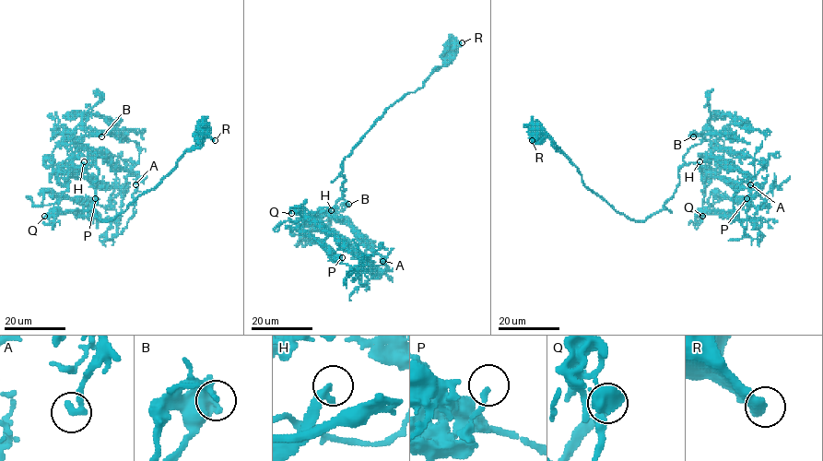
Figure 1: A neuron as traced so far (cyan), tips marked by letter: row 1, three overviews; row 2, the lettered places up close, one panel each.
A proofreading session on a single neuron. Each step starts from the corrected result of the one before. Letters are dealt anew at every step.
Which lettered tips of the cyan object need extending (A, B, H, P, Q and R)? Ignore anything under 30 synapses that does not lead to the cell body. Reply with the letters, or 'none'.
none

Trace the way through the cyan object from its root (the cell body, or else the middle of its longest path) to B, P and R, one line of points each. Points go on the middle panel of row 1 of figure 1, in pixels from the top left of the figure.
B: (448, 48), (443, 65), (345, 159), (335, 205), (308, 221), (319, 217), (322, 224), (348, 204)
P: (448, 48), (443, 65), (394, 101), (345, 159), (345, 190), (318, 219), (369, 267), (358, 275), (342, 257)
R: (448, 48), (462, 42)

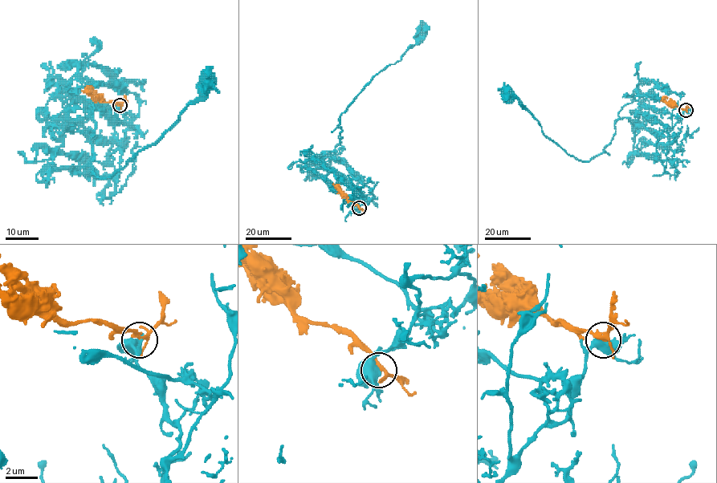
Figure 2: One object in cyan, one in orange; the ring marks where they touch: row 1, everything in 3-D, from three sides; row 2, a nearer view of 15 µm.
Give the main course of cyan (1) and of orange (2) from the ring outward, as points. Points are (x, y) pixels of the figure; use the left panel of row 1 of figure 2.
1: (120, 106), (132, 120), (75, 101), (55, 118), (95, 122), (91, 163), (100, 178), (152, 145), (205, 80)
2: (120, 105), (97, 100), (87, 91), (91, 89)

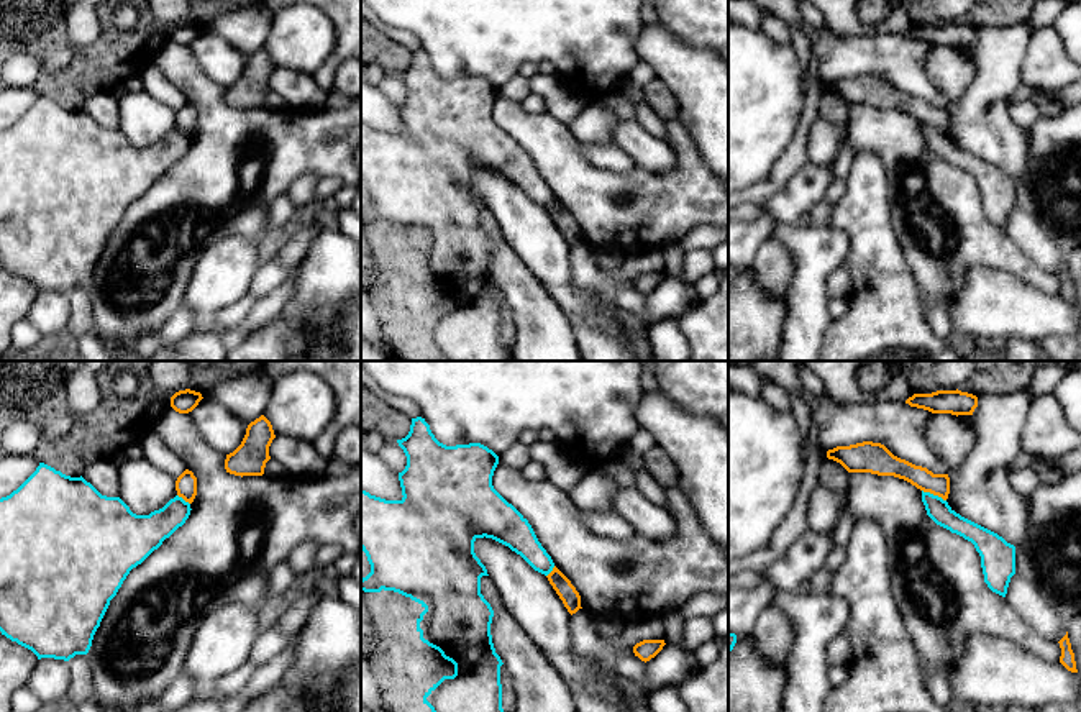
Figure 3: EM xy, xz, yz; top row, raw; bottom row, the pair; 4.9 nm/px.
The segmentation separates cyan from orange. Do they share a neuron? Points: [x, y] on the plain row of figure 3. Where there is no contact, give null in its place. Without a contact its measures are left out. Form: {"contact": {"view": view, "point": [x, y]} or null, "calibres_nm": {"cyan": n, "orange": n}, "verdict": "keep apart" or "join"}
{"contact": {"view": "yz", "point": [932, 127]}, "calibres_nm": {"cyan": 110, "orange": 110}, "verdict": "join"}

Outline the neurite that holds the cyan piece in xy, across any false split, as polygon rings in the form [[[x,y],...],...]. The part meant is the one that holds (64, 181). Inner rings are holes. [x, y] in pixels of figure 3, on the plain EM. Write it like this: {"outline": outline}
{"outline": [[[39,95],[36,103],[10,128],[0,131],[0,264],[31,282],[38,292],[69,294],[87,287],[94,267],[133,200],[141,197],[166,171],[185,156],[197,128],[197,110],[185,102],[176,113],[177,128],[149,148],[136,148],[120,130],[102,128],[82,108],[71,110]]]}

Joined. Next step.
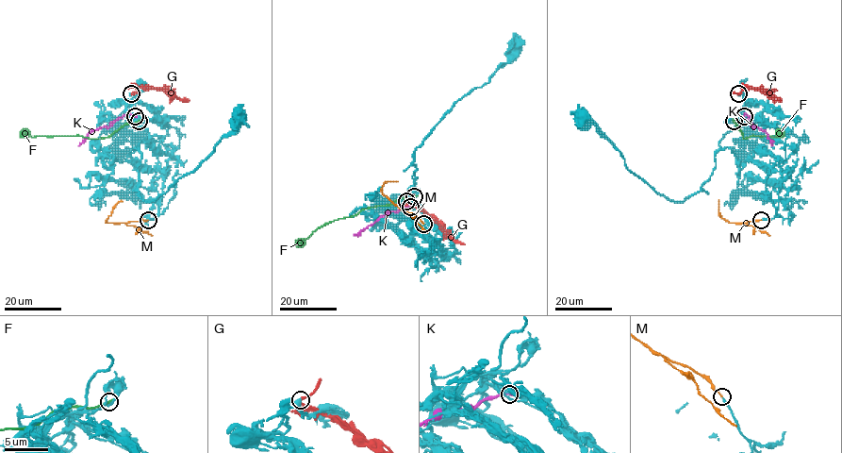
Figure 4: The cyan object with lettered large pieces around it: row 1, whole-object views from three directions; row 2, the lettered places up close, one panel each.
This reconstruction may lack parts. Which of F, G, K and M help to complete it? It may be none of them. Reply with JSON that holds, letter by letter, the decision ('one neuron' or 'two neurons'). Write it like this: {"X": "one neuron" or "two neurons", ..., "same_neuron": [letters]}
{"F": "two neurons", "G": "one neuron", "K": "two neurons", "M": "one neuron", "same_neuron": ["G", "M"]}

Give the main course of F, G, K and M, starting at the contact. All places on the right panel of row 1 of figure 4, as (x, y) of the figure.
F: (734, 121), (745, 139), (752, 135), (775, 137), (782, 131)
G: (739, 93), (743, 88), (762, 90), (782, 100)
K: (744, 116), (745, 114), (750, 117), (752, 126), (767, 135), (772, 146)
M: (761, 219), (730, 223), (719, 215), (718, 202)

